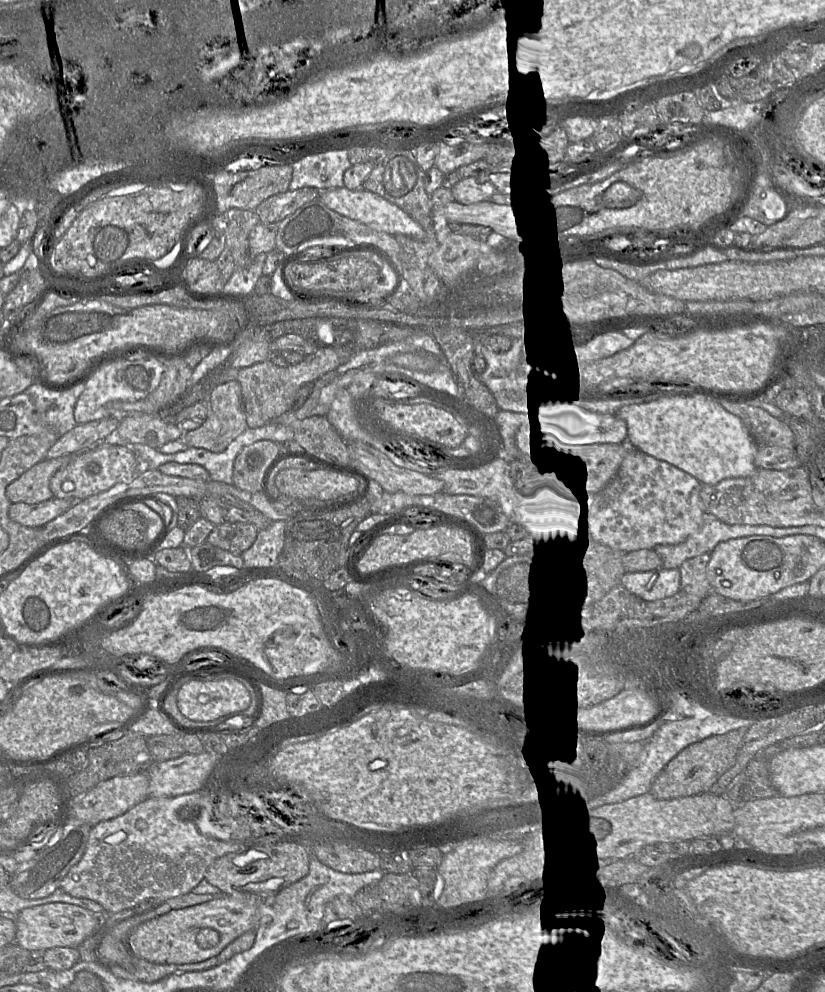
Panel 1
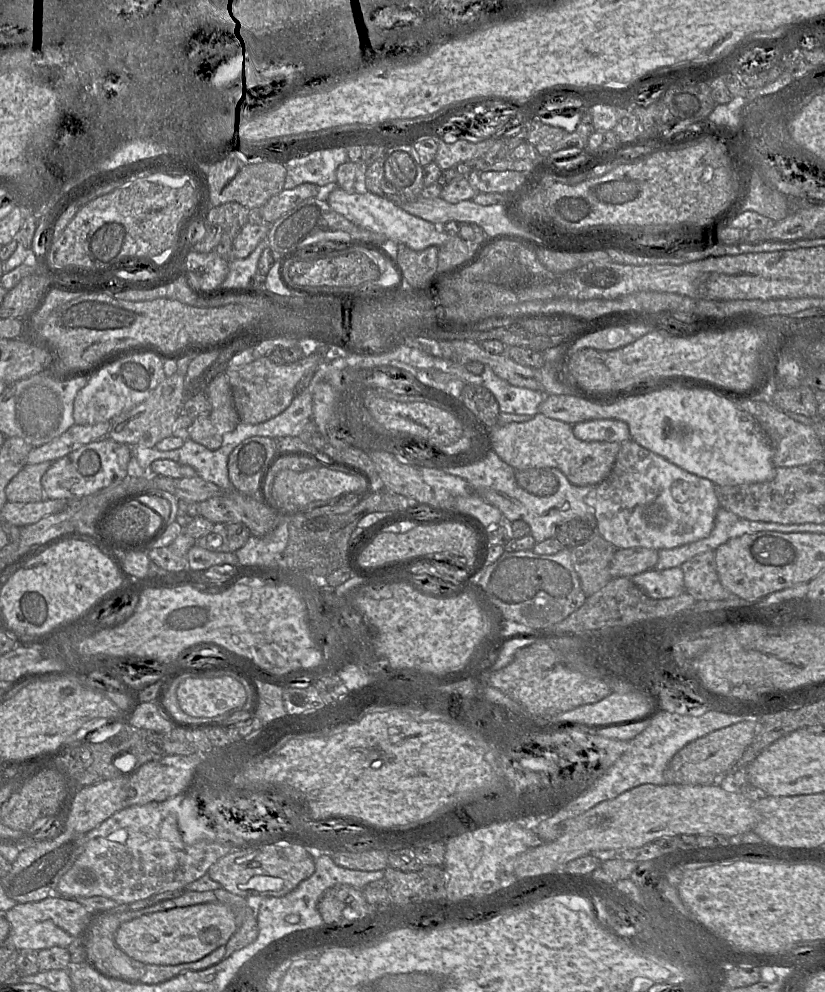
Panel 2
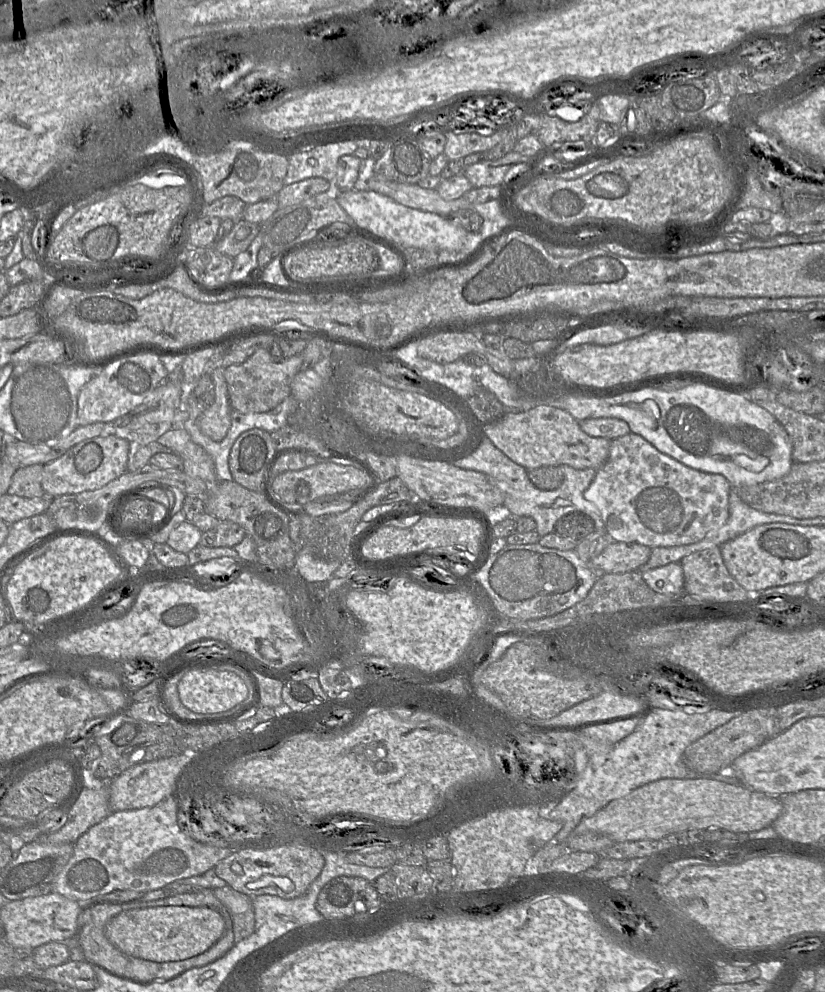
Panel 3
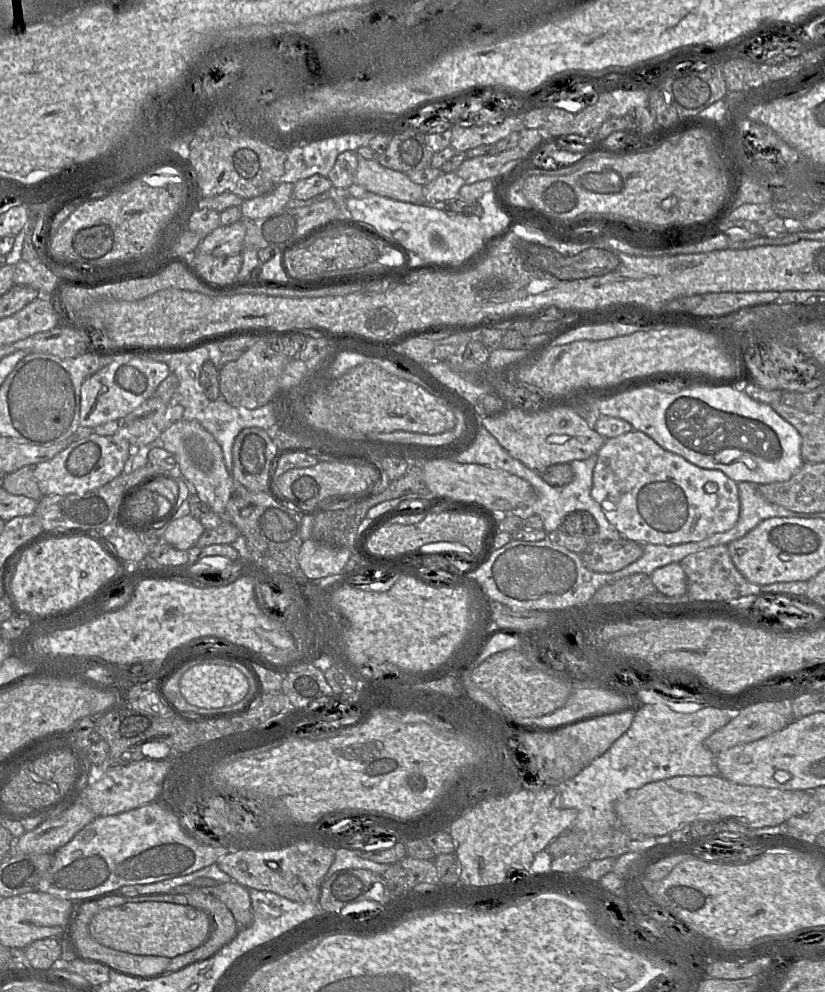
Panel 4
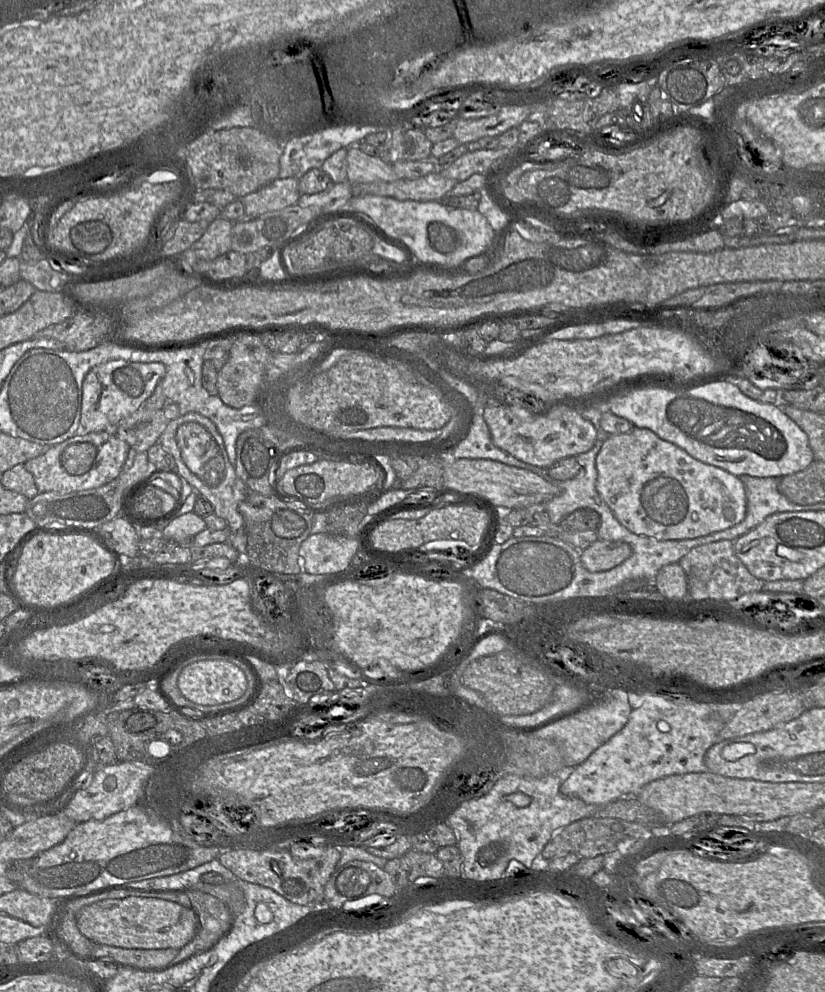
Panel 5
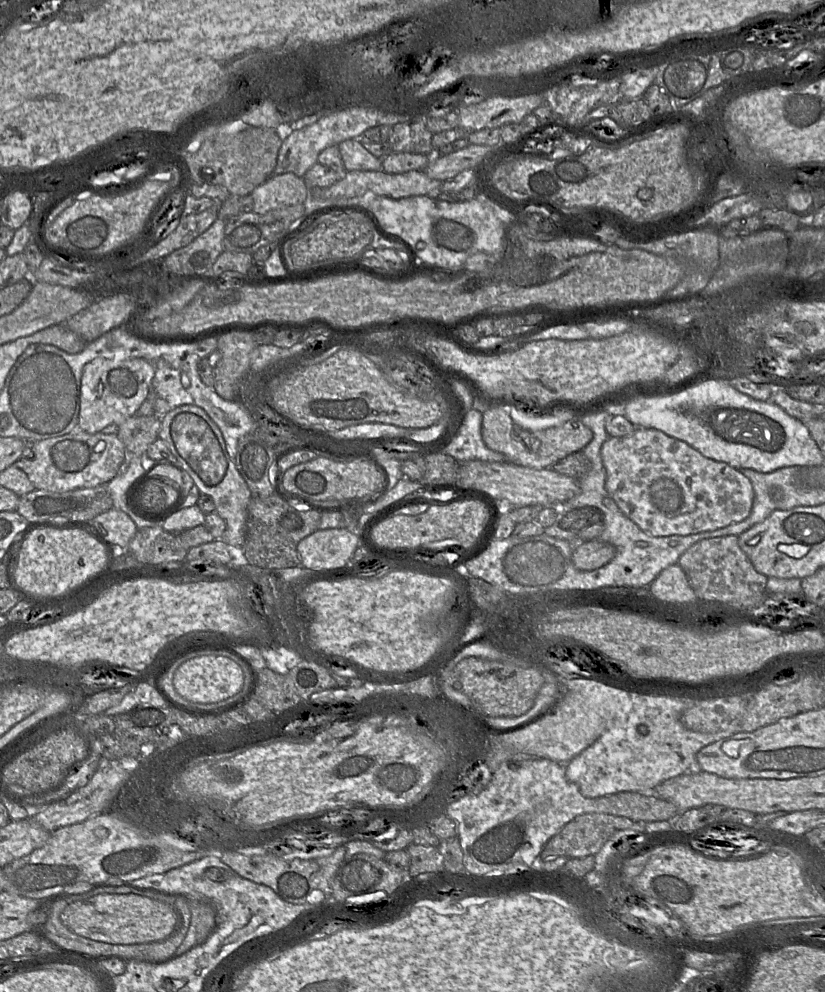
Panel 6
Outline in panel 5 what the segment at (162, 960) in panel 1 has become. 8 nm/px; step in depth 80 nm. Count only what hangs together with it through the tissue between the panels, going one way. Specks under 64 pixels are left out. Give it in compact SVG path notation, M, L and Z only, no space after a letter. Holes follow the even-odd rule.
M129 896L99 900L76 913L76 925L89 940L131 949L180 949L193 939L198 917L192 908L162 899Z

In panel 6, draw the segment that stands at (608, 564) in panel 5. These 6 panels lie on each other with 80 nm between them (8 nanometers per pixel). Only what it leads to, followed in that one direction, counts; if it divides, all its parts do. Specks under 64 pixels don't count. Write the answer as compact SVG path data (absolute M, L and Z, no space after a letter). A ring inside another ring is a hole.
M589 540L573 547L572 563L582 571L592 571L608 564L616 555L616 548L605 541Z

